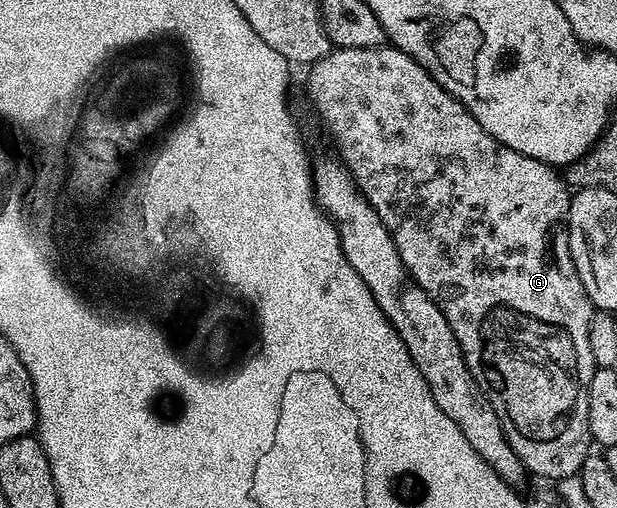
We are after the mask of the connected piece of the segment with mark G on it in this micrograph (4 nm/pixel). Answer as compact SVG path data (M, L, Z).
M351 47L350 49L334 48L323 59L319 59L308 70L309 101L317 112L319 120L325 124L329 137L333 140L336 156L342 165L349 170L353 181L361 194L371 203L371 207L383 219L395 247L405 264L405 270L411 274L413 281L443 311L455 339L459 339L461 354L465 357L467 367L475 383L487 395L491 407L502 421L507 443L519 455L521 464L530 474L546 477L550 483L556 483L565 477L576 477L581 472L583 459L591 452L591 438L587 423L587 387L595 368L589 342L589 328L595 312L589 301L587 291L575 271L575 263L569 250L569 230L566 217L569 212L570 190L552 165L545 165L539 159L519 155L503 143L499 143L455 99L426 71L422 65L415 63L403 51L392 47Z

